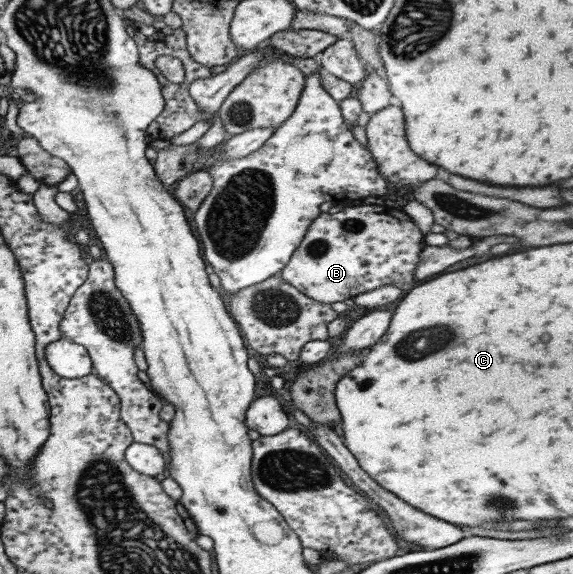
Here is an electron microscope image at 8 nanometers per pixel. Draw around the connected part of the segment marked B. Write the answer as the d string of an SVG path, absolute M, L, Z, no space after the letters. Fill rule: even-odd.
M392 204L344 206L333 214L320 213L306 229L303 239L290 255L288 262L278 272L278 276L296 288L297 292L322 304L342 302L346 298L369 292L383 284L394 284L403 290L414 282L414 271L420 251L425 246L423 234L412 219Z

